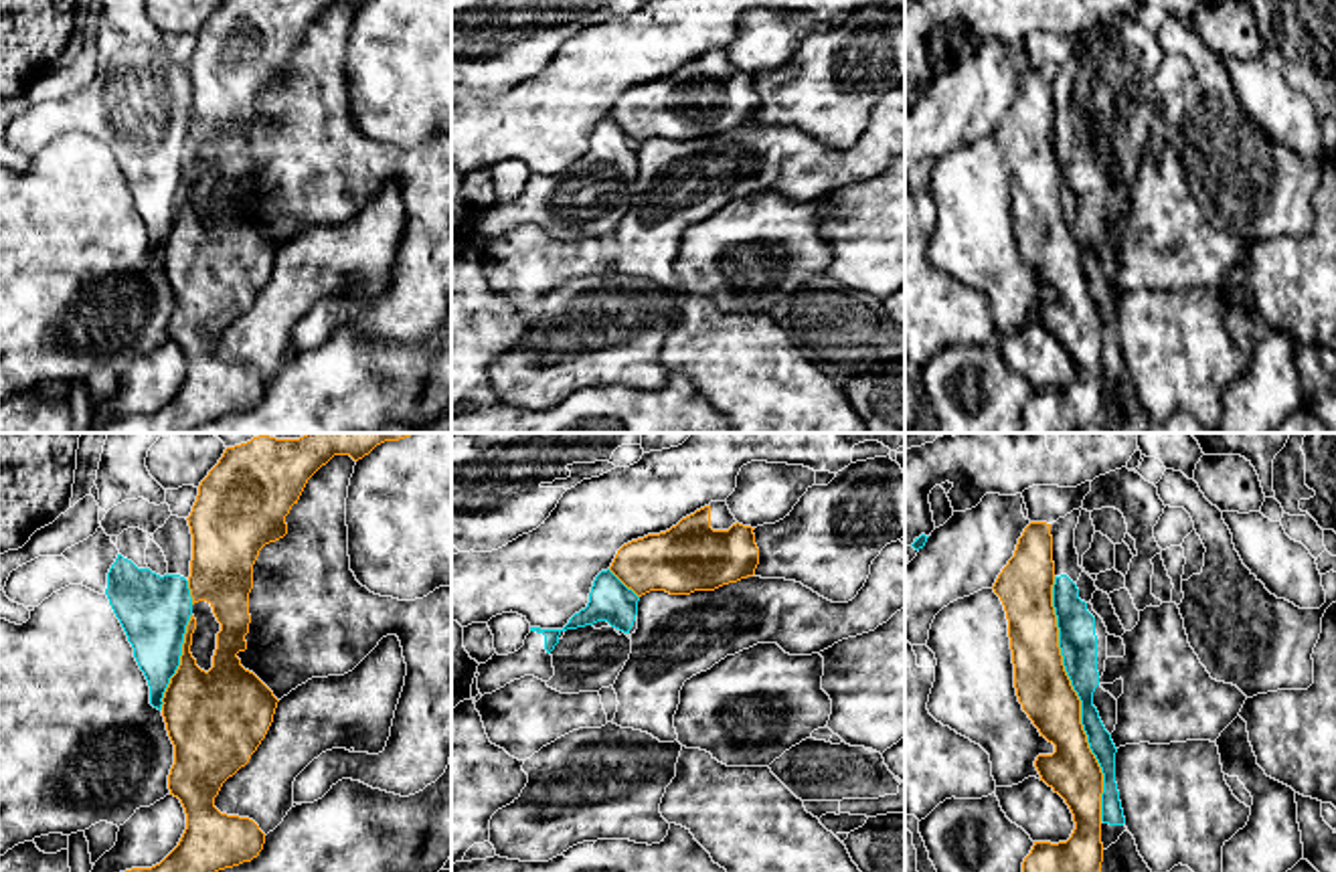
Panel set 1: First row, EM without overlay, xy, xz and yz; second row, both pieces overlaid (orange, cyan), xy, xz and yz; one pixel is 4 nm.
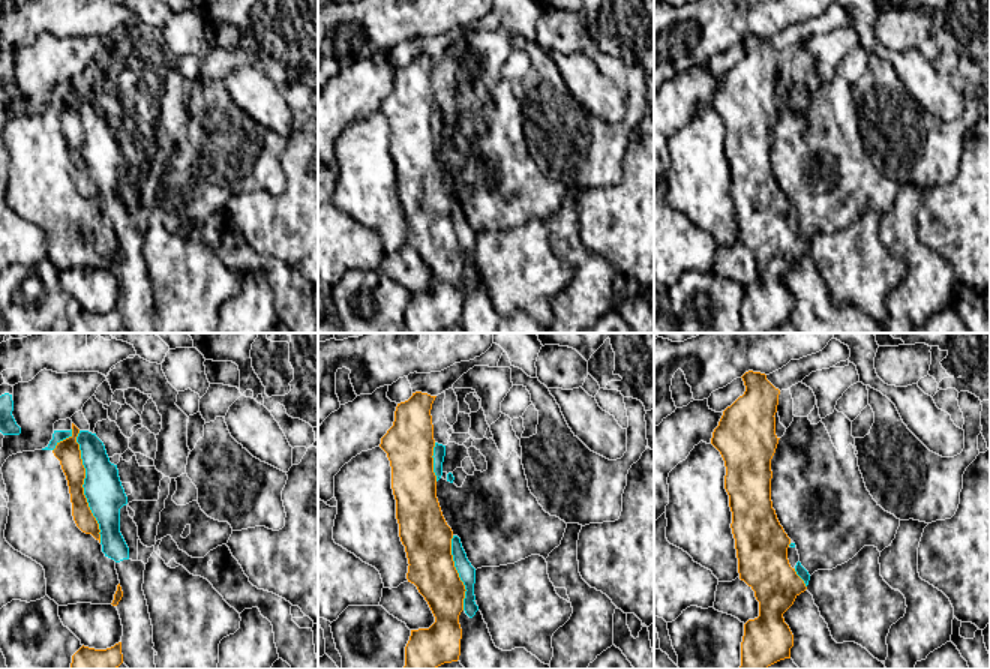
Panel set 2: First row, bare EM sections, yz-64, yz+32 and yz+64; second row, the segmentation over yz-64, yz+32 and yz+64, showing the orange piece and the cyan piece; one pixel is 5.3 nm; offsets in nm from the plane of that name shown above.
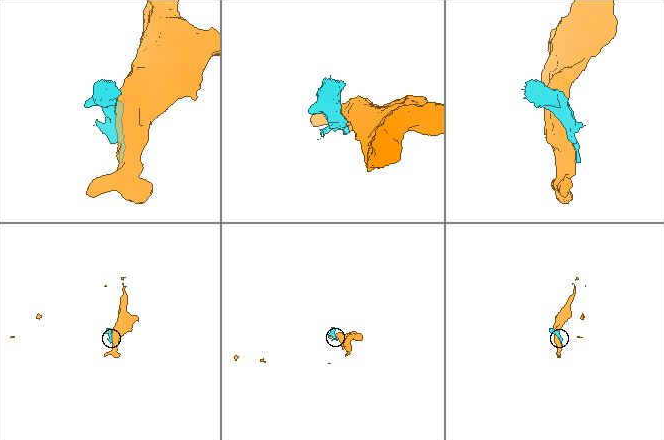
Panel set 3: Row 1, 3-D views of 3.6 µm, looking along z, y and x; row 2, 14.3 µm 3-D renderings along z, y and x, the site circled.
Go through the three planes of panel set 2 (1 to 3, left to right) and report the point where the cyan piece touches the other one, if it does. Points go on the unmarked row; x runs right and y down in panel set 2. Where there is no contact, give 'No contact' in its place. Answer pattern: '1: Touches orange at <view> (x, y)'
1: Touches orange at yz-64 (81, 150)
2: Touches orange at yz+32 (458, 237)
3: Touches orange at yz+64 (800, 242)

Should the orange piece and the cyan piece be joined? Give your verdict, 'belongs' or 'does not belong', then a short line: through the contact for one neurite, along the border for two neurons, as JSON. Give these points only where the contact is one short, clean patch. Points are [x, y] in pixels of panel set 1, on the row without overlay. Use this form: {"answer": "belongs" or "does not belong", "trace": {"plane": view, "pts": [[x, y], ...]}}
{"answer": "does not belong"}

